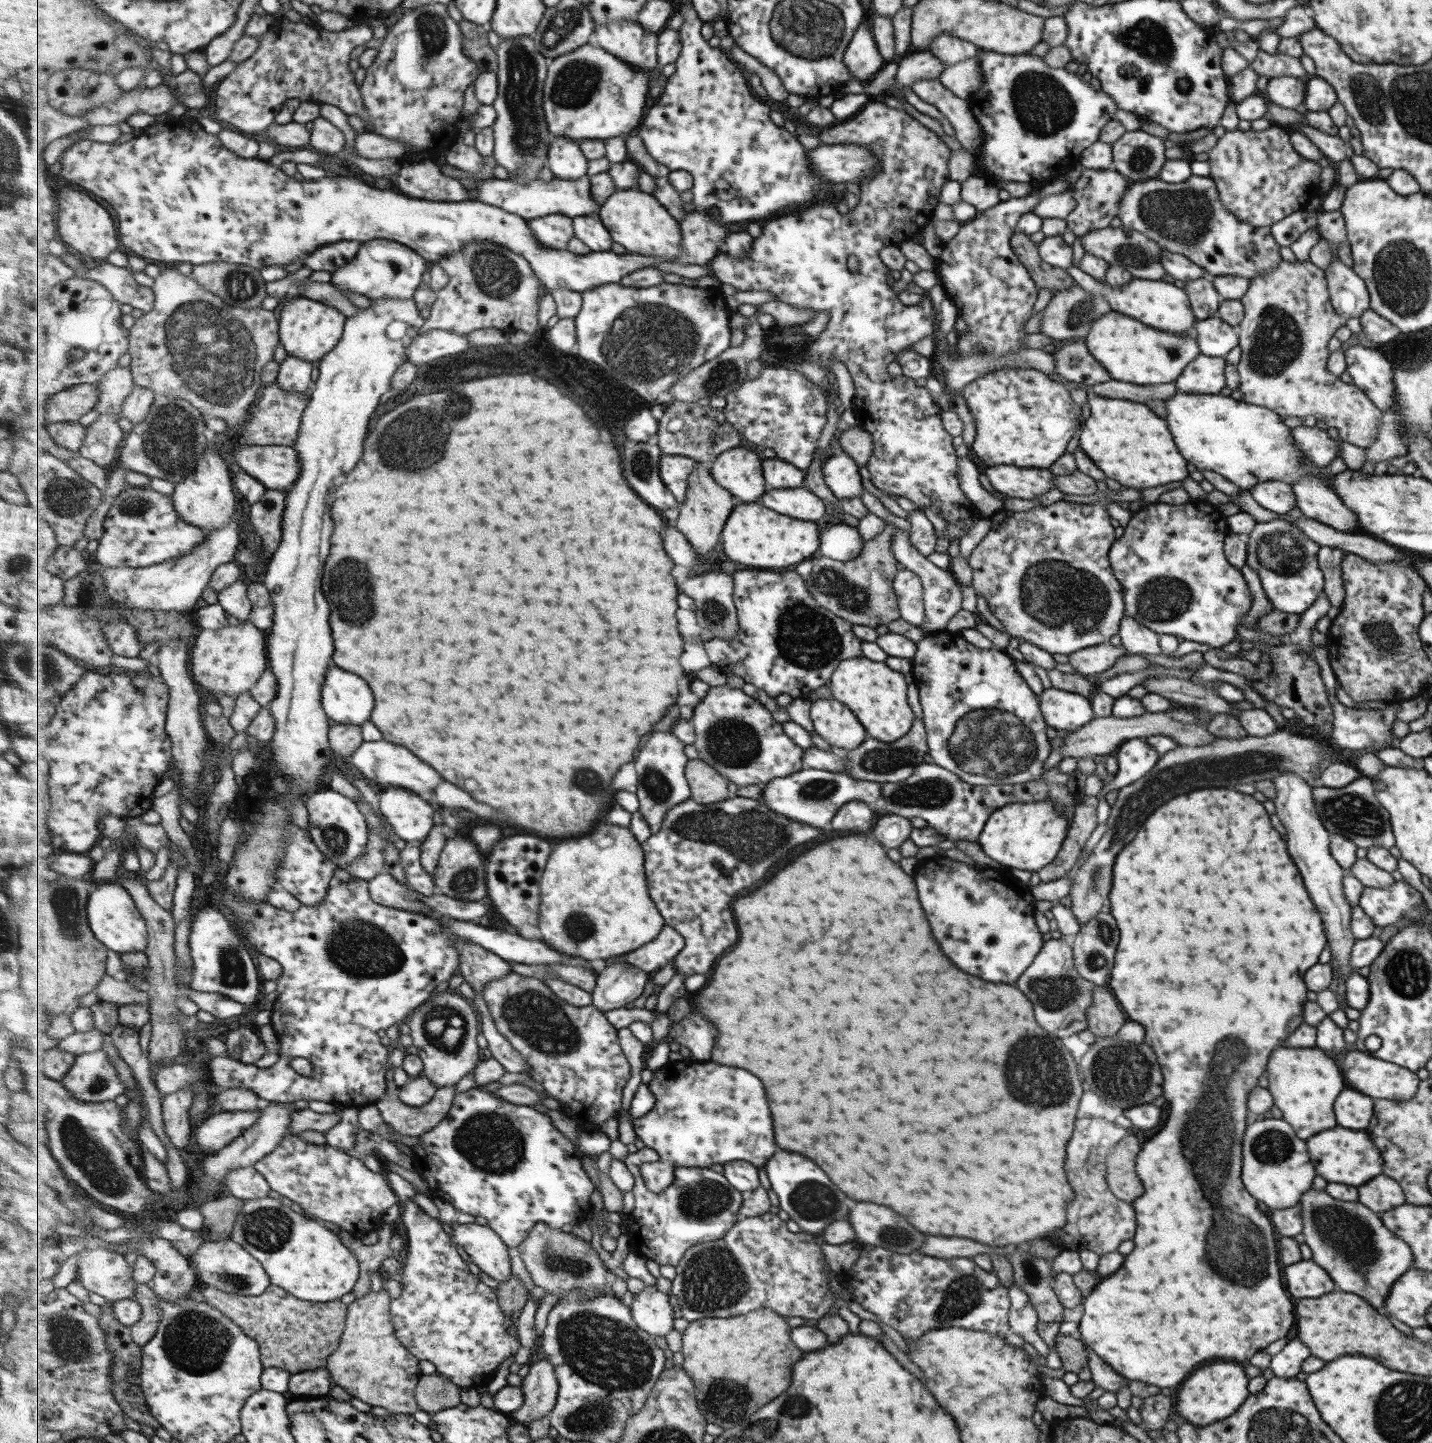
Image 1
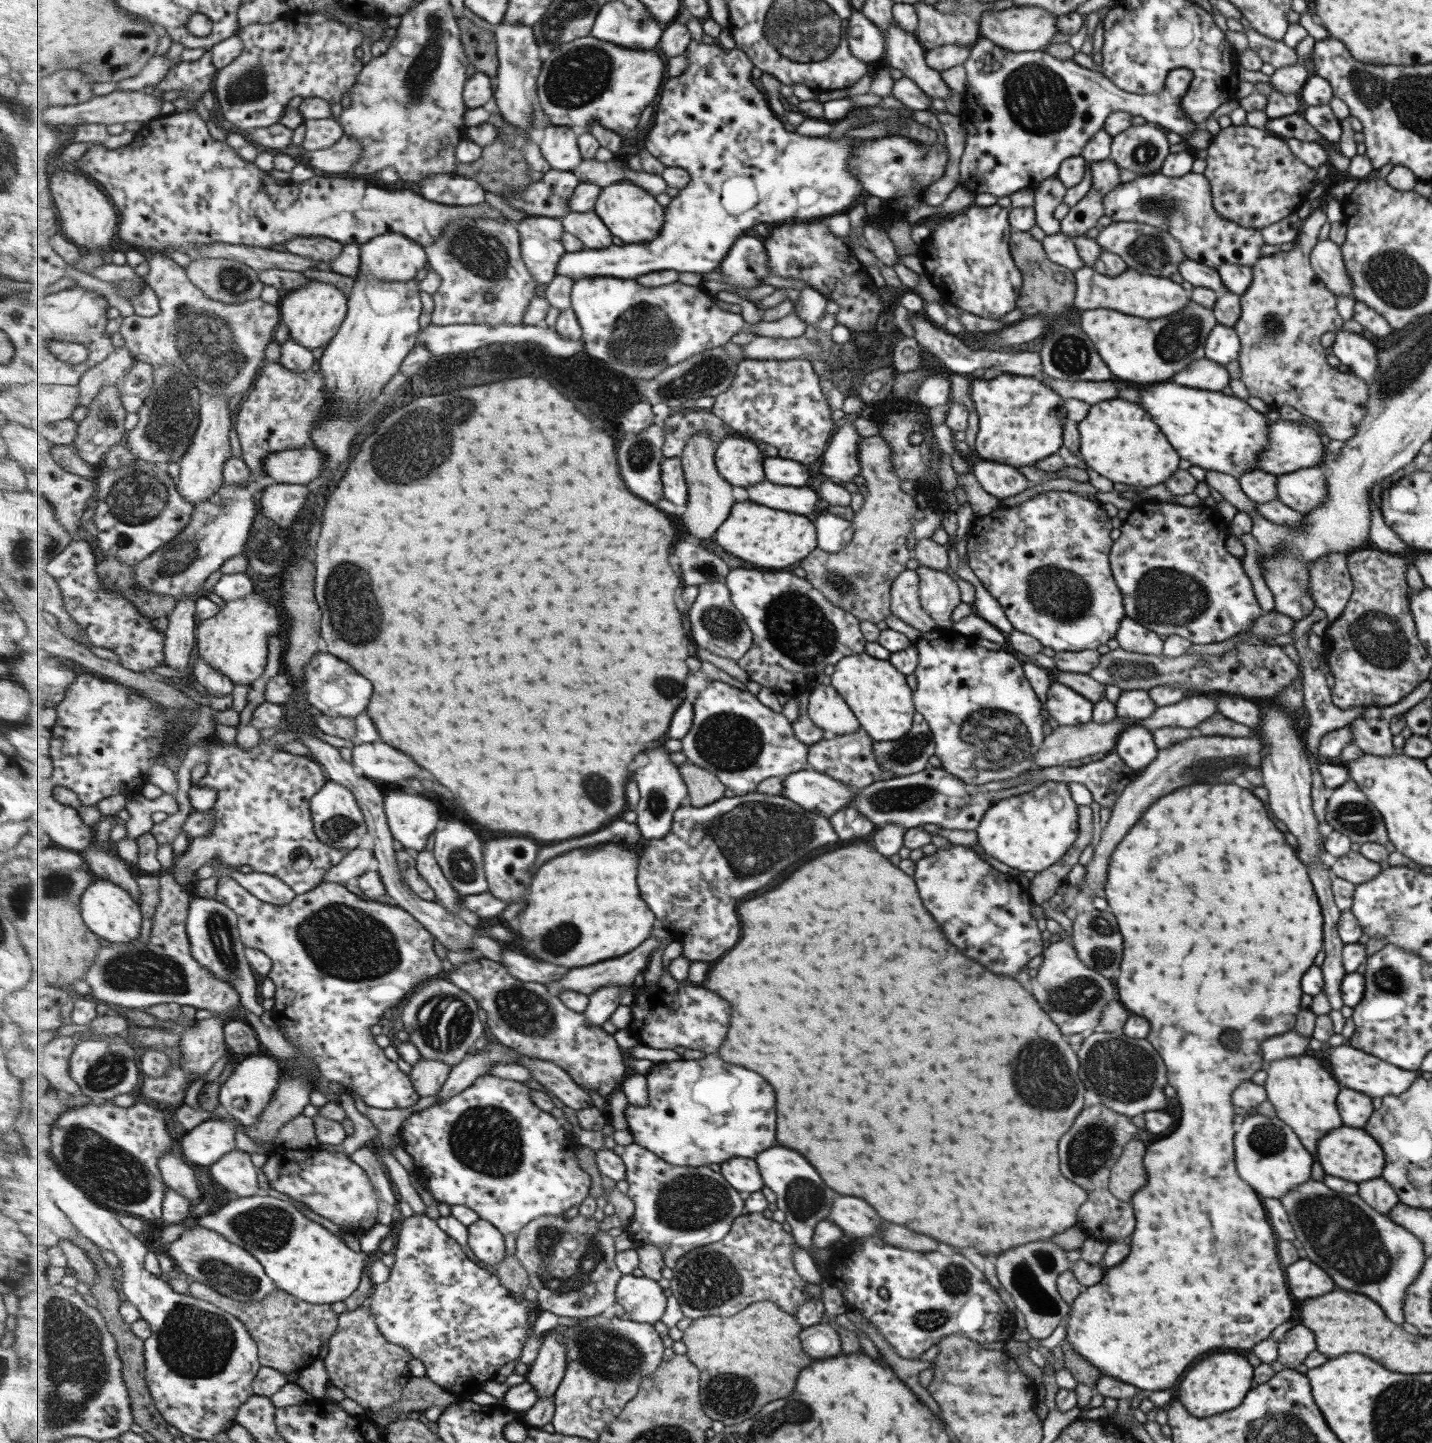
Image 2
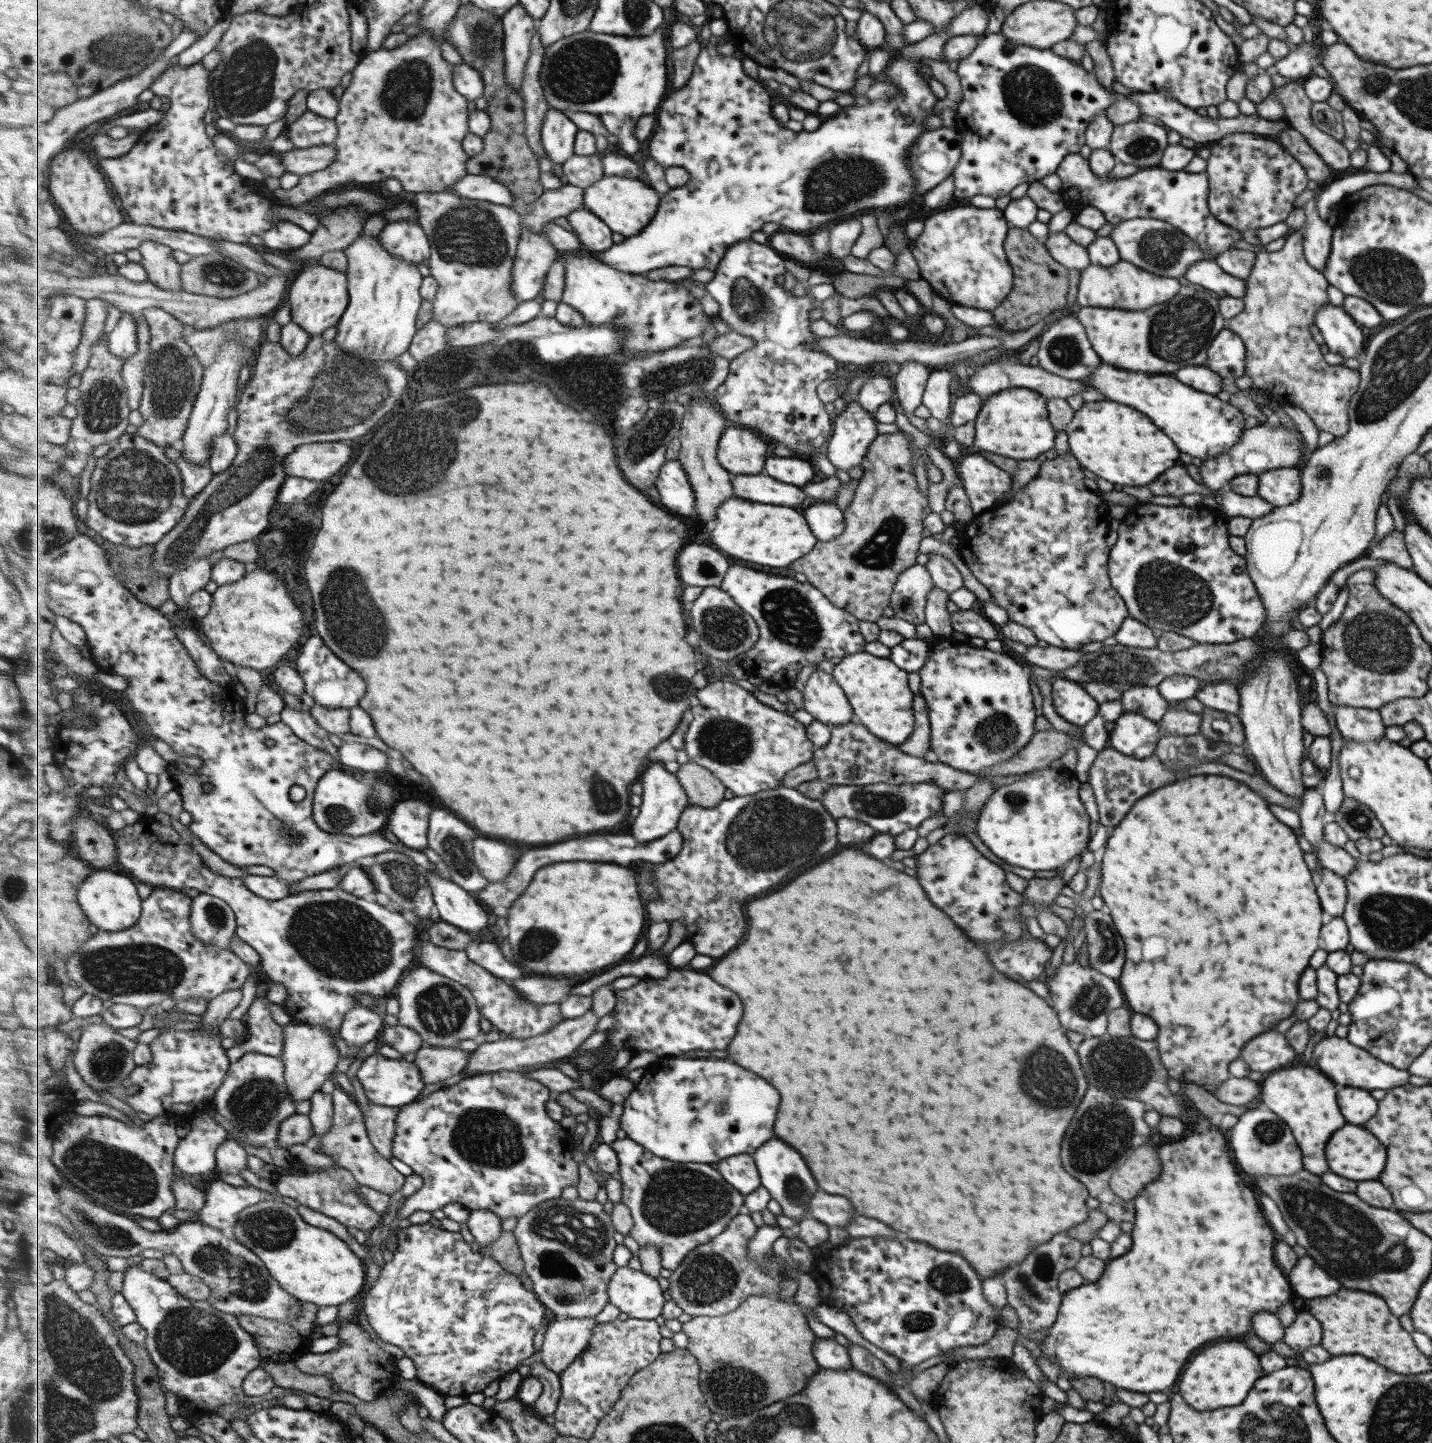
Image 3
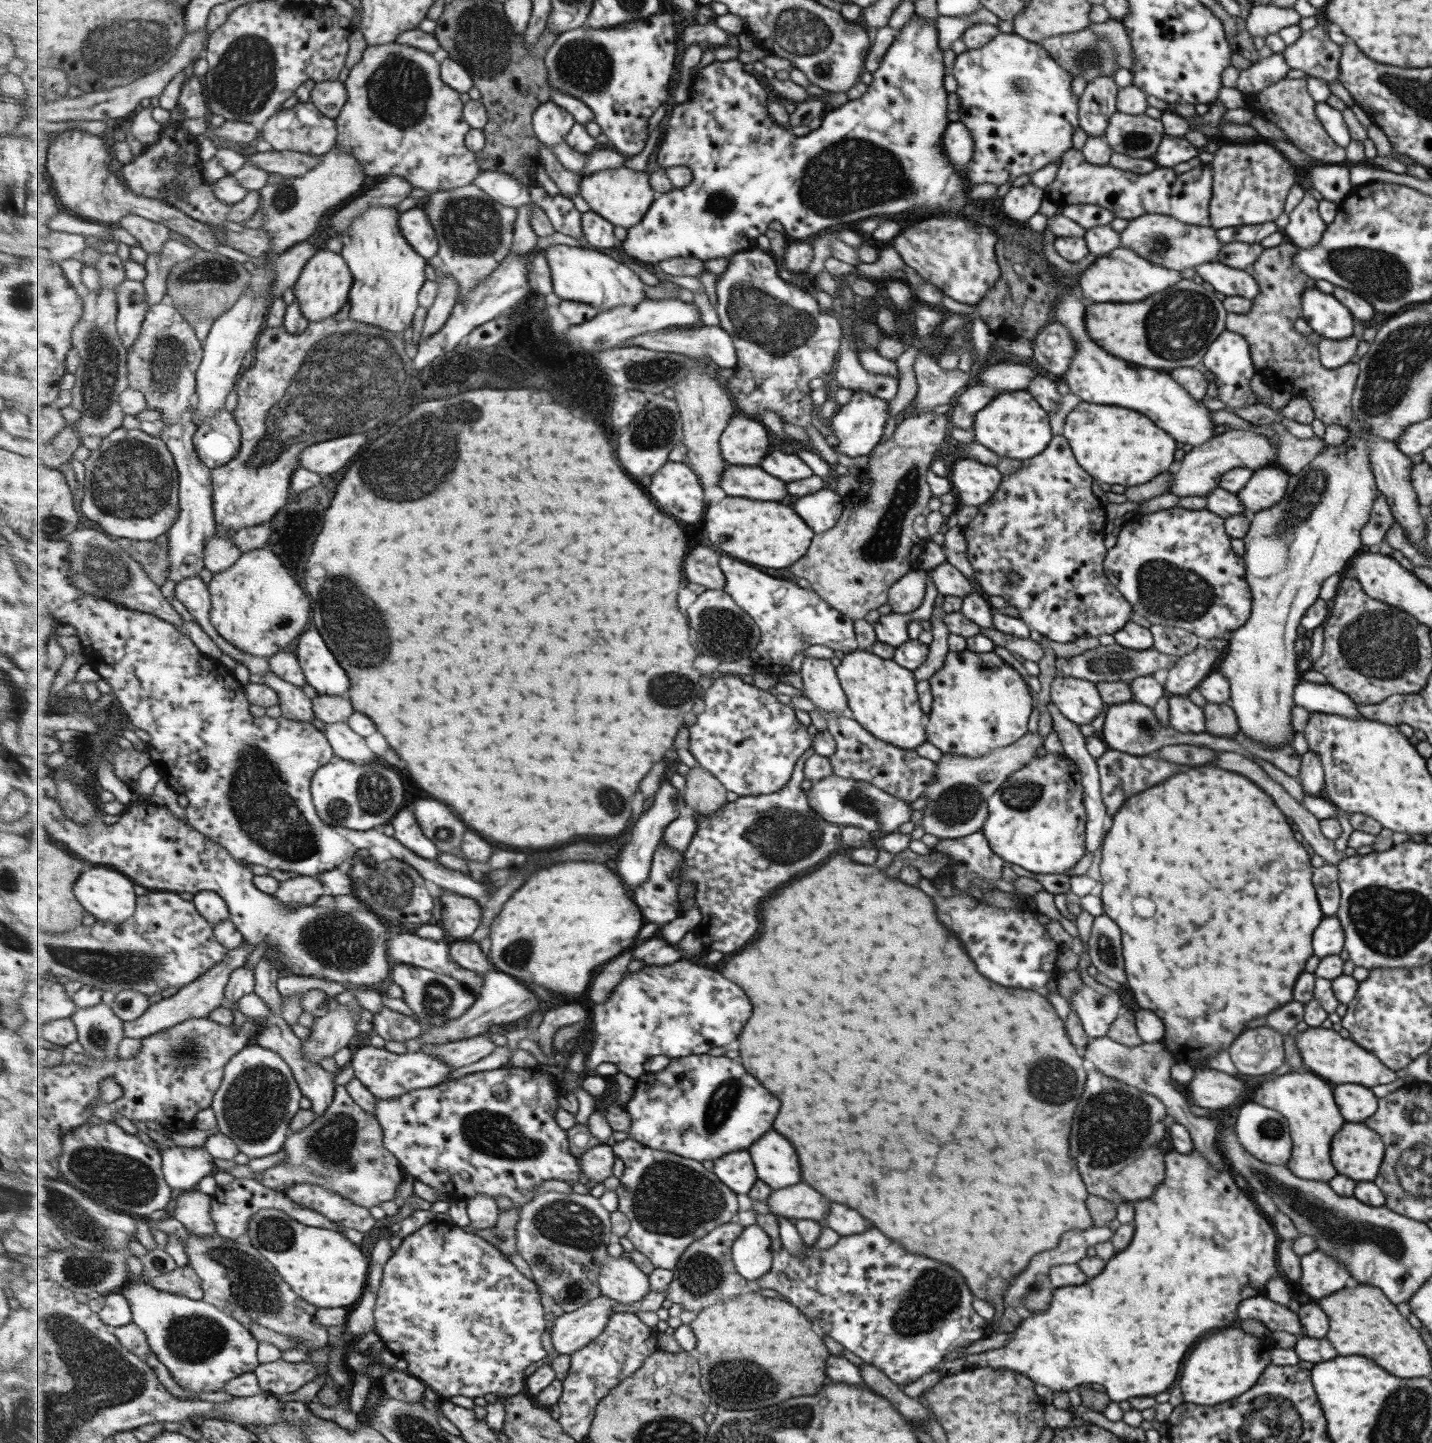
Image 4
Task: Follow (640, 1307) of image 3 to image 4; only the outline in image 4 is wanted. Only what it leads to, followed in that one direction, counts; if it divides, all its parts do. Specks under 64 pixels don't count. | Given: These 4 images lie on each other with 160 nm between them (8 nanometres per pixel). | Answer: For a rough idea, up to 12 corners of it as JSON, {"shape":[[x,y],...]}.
{"shape":[[609,1257],[599,1279],[602,1294],[640,1303],[650,1275],[631,1258]]}

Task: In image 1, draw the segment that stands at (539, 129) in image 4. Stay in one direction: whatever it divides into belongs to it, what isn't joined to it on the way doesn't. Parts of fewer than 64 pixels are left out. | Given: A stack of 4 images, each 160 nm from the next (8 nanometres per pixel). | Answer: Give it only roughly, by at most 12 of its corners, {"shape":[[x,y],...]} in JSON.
{"shape":[[553,137],[546,161],[555,177],[588,174],[590,160],[578,143]]}

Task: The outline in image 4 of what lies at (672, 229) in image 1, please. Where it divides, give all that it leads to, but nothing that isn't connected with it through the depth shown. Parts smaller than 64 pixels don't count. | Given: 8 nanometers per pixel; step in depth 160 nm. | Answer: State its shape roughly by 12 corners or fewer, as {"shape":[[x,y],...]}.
{"shape":[[608,168],[580,195],[615,227],[643,221],[658,194],[650,174]]}

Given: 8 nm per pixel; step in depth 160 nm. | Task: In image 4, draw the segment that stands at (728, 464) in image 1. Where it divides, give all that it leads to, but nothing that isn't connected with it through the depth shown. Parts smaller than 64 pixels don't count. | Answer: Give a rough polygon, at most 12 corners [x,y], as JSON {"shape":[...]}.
{"shape":[[734,416],[723,433],[727,462],[759,466],[771,436],[761,420]]}

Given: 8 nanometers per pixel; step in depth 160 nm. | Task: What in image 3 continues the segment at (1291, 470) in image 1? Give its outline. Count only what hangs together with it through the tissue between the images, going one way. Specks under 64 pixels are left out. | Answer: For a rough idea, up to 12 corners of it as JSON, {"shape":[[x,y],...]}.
{"shape":[[1100,361],[1085,378],[1149,416],[1179,452],[1229,452],[1243,412],[1171,376]]}

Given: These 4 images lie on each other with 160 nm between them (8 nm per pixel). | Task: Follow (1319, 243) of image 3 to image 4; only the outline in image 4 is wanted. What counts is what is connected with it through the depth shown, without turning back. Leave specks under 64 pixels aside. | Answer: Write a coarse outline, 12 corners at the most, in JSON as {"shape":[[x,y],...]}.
{"shape":[[1305,190],[1280,231],[1299,249],[1317,245],[1326,224]]}

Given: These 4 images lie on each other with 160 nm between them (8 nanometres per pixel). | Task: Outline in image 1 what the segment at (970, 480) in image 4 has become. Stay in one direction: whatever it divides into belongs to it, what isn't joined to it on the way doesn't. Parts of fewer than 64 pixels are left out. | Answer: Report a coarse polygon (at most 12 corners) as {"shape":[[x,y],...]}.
{"shape":[[998,464],[983,473],[1006,497],[1034,500],[1053,488],[1047,469]]}

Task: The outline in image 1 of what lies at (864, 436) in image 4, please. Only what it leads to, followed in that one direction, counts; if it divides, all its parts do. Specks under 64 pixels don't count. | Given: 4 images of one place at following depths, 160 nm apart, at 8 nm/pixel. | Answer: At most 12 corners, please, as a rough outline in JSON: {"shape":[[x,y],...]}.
{"shape":[[845,452],[826,456],[822,477],[835,498],[861,496],[858,465]]}

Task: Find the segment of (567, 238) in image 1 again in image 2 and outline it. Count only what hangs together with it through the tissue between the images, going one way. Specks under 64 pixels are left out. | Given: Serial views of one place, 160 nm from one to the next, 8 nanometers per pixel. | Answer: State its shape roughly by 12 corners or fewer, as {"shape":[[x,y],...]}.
{"shape":[[563,222],[518,223],[522,255],[539,284],[557,275],[566,253]]}

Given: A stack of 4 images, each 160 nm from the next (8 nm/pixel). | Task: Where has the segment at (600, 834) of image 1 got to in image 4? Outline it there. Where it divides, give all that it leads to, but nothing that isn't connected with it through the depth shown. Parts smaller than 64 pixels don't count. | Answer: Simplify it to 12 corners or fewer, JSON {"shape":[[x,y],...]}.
{"shape":[[605,864],[535,872],[491,922],[489,960],[577,998],[638,944]]}

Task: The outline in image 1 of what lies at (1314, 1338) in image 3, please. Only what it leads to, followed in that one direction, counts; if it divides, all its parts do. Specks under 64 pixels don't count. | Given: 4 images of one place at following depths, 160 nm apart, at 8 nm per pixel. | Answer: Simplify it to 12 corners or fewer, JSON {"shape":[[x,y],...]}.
{"shape":[[1291,1340],[1270,1358],[1277,1378],[1291,1378],[1309,1356],[1299,1340]]}

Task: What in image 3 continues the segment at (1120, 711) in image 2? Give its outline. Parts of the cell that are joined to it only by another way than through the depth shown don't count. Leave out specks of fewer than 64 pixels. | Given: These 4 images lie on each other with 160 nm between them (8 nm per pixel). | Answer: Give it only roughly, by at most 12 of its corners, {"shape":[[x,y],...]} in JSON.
{"shape":[[1130,687],[1123,712],[1158,724],[1169,704],[1156,687]]}

